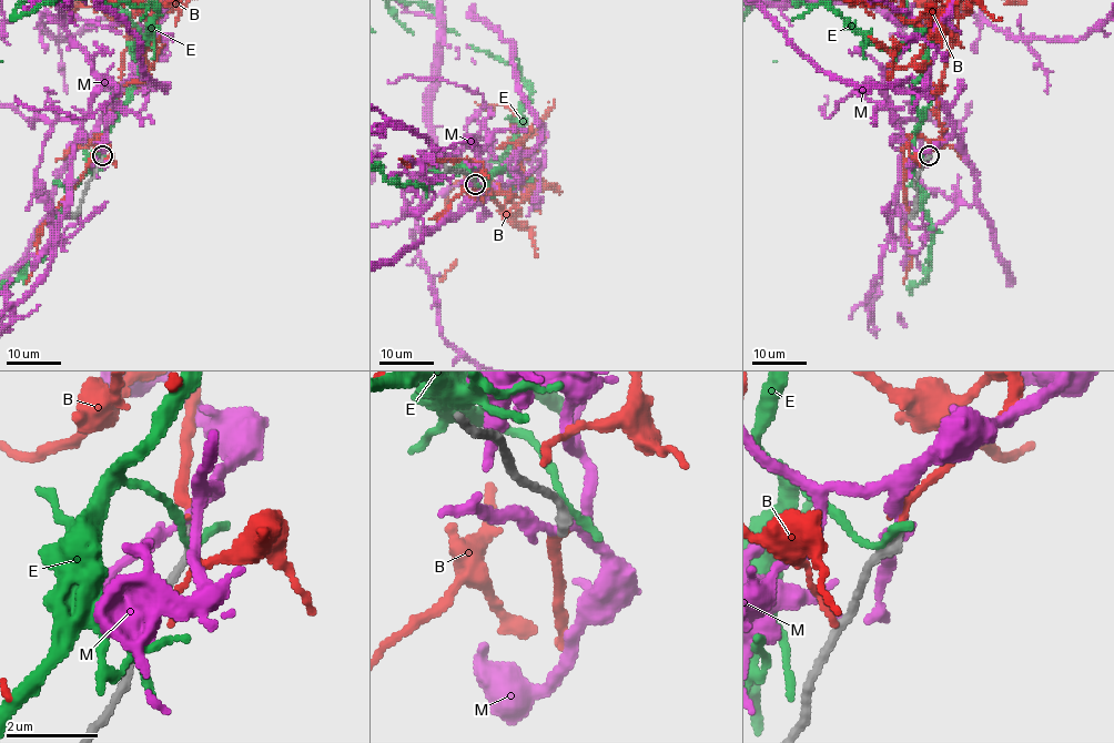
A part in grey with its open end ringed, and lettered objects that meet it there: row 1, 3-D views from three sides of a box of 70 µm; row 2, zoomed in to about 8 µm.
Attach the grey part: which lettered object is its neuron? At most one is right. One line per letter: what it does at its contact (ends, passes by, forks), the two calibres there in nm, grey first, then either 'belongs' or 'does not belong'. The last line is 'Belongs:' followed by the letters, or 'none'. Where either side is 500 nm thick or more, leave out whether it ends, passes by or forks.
B: it ends; calibres 240 and 200 nm; belongs
E: it ends; calibres 280 and 190 nm; does not belong
M: it passes by; calibres 240 and 260 nm; does not belong
Belongs: B

